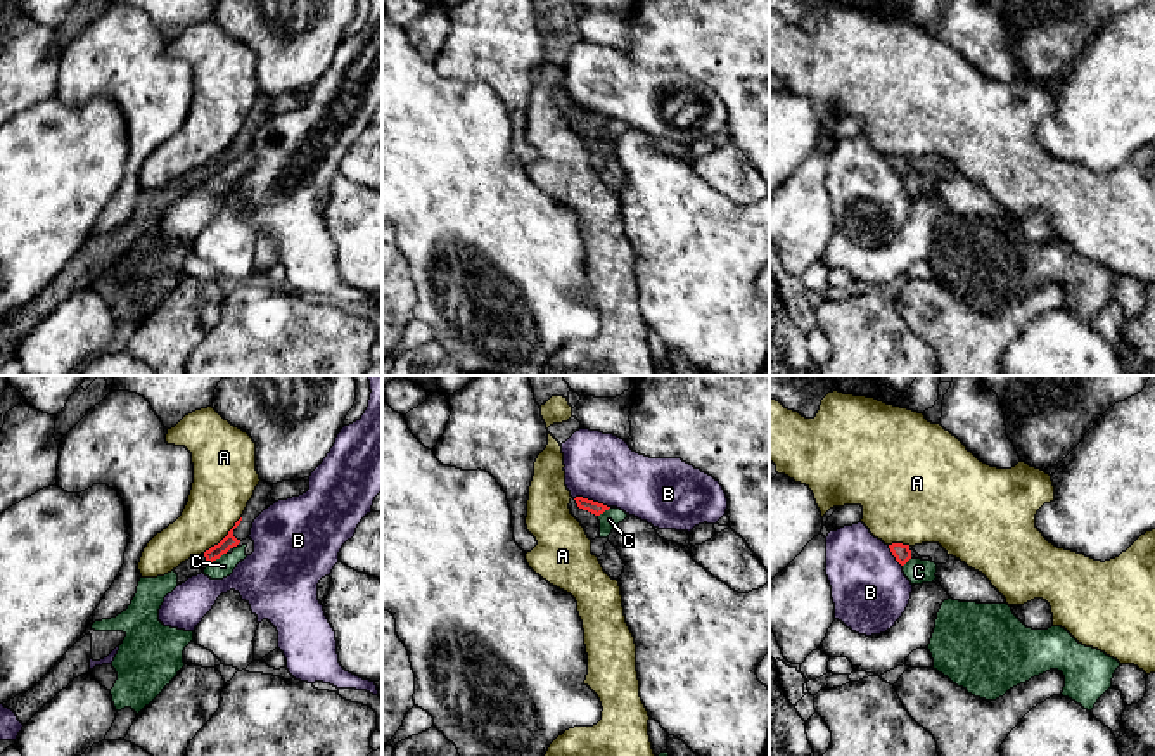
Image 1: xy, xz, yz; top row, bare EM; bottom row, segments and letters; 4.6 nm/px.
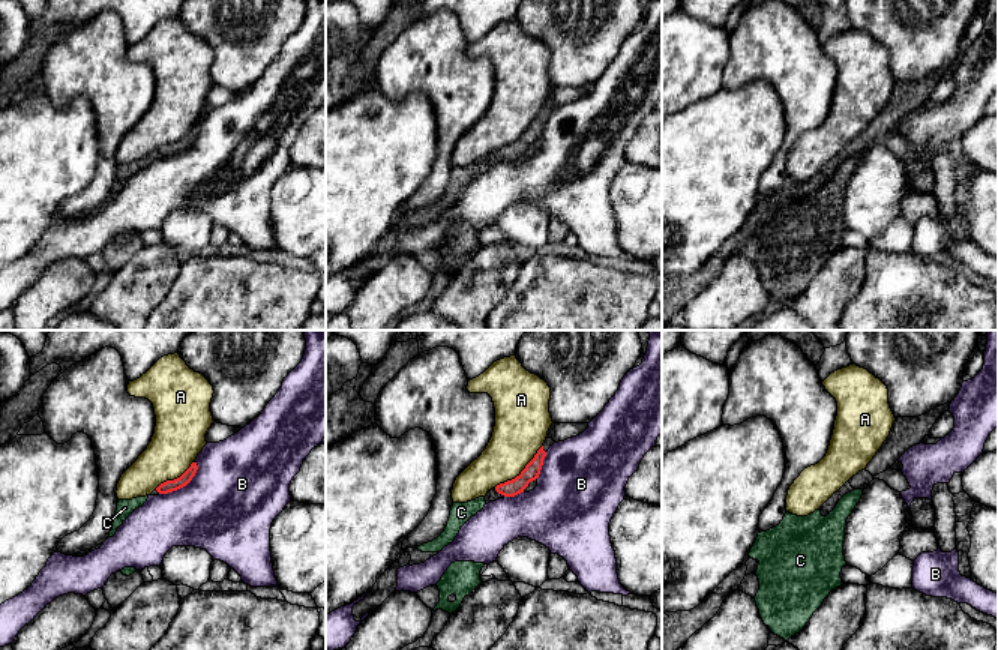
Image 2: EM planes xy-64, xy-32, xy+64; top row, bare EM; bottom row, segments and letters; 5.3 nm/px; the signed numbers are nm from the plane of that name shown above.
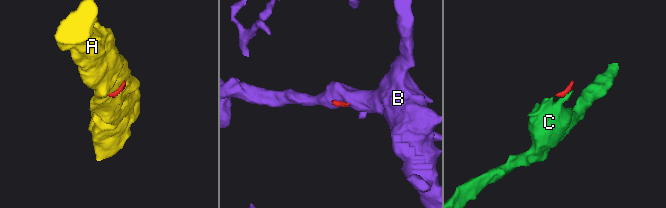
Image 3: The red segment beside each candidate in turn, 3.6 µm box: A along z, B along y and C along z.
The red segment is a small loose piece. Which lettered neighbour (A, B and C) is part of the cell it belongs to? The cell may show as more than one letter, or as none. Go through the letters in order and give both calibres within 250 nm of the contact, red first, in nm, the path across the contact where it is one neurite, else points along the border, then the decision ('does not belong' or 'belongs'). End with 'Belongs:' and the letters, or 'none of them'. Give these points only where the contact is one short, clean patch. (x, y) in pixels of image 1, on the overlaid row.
A: 70/280 nm | along xy (241, 516), (216, 544), (203, 552) | does not belong
B: 60/320 nm | along xz (574, 497), (597, 500), (609, 507) | does not belong
C: 70/90 nm | along xy (225, 552), (210, 564) | does not belong
Belongs: none of them

